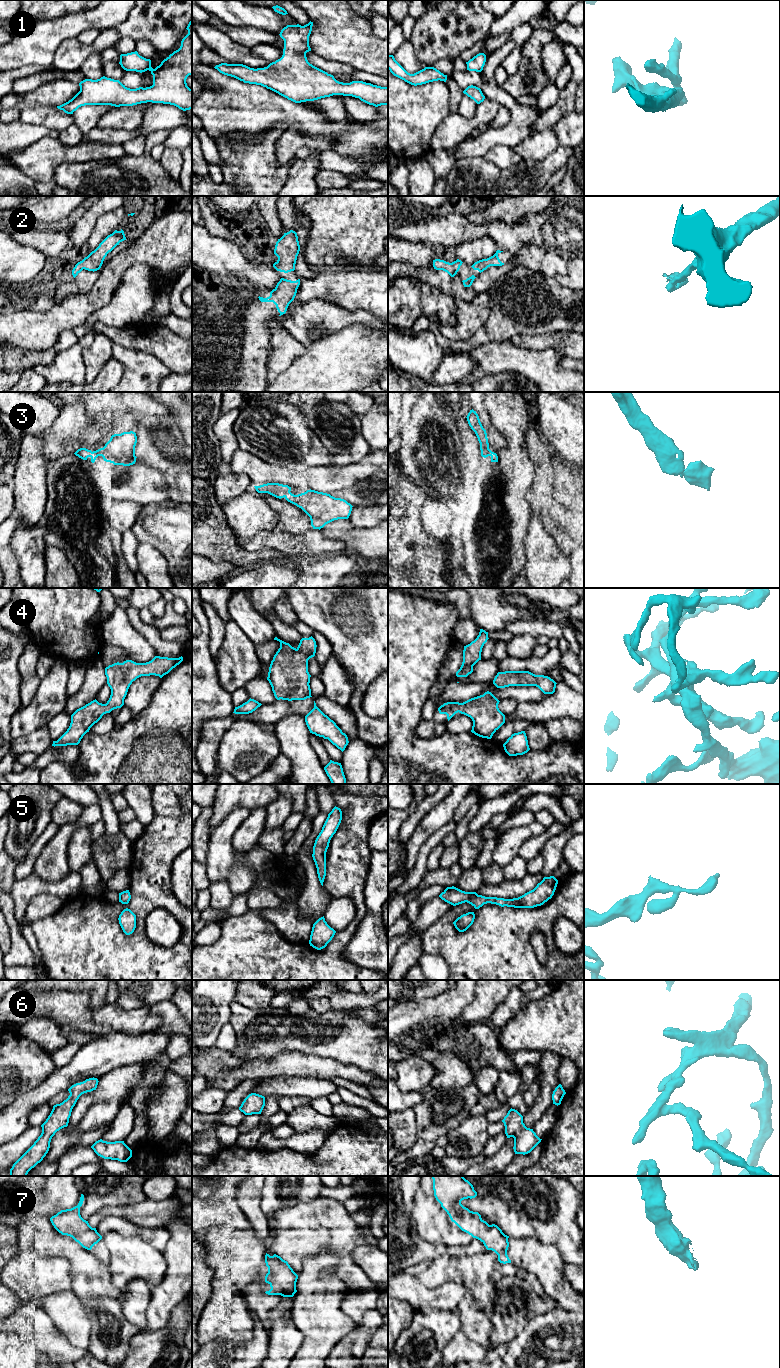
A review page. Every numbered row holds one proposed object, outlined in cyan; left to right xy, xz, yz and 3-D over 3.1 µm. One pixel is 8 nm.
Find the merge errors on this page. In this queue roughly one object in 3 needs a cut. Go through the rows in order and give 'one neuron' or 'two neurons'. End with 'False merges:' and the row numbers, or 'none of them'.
1: one neuron
2: one neuron
3: one neuron
4: one neuron
5: one neuron
6: one neuron
7: one neuron
False merges: none of them

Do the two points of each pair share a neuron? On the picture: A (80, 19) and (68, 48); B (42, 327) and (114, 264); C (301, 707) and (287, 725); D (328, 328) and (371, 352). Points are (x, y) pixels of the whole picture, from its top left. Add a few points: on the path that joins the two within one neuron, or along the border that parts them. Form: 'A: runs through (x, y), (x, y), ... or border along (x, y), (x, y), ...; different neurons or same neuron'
A: border along (75, 37), (65, 39), (55, 53); different neurons
B: runs through (63, 316), (86, 304), (105, 285); same neuron
C: border along (304, 715), (287, 714), (275, 724); different neurons
D: border along (357, 323), (344, 326), (314, 342); different neurons

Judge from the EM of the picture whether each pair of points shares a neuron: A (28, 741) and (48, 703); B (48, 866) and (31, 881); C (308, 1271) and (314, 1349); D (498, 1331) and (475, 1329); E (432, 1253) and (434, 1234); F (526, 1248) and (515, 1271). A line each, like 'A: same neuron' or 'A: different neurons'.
A: different neurons
B: different neurons
C: same neuron
D: different neurons
E: different neurons
F: different neurons

